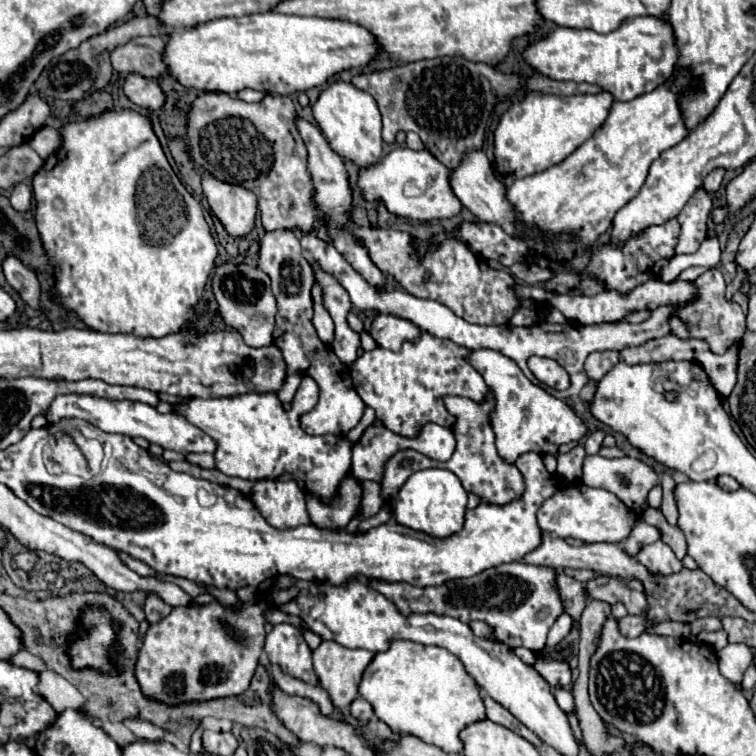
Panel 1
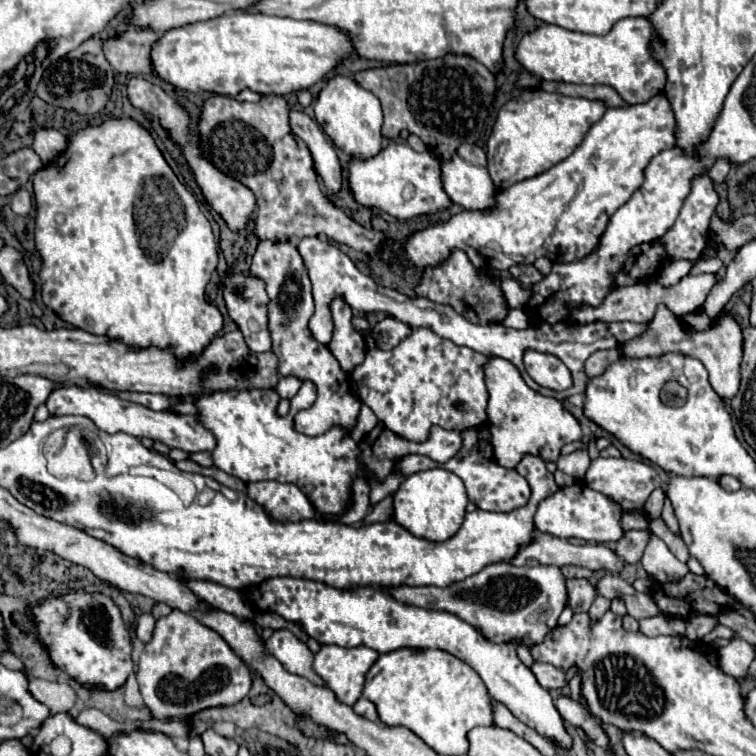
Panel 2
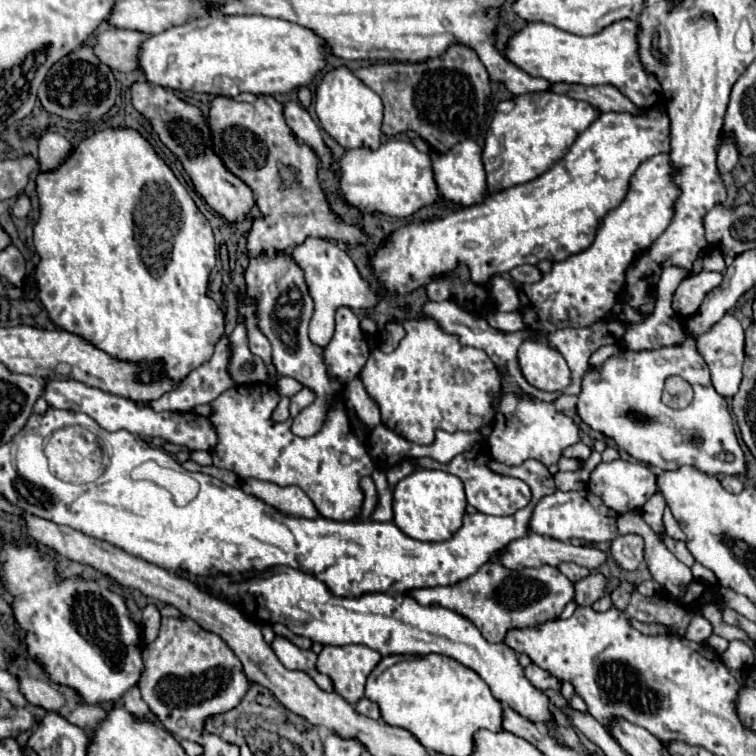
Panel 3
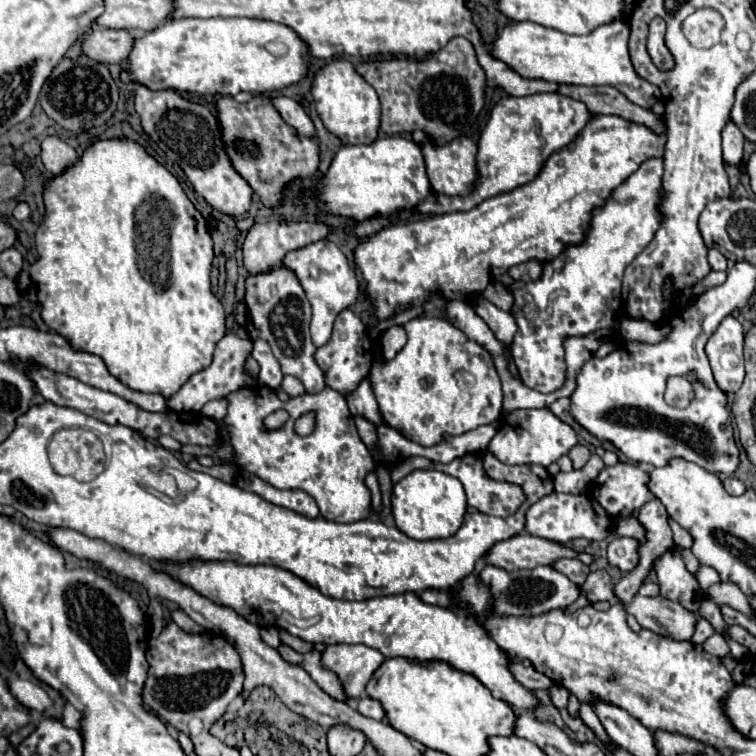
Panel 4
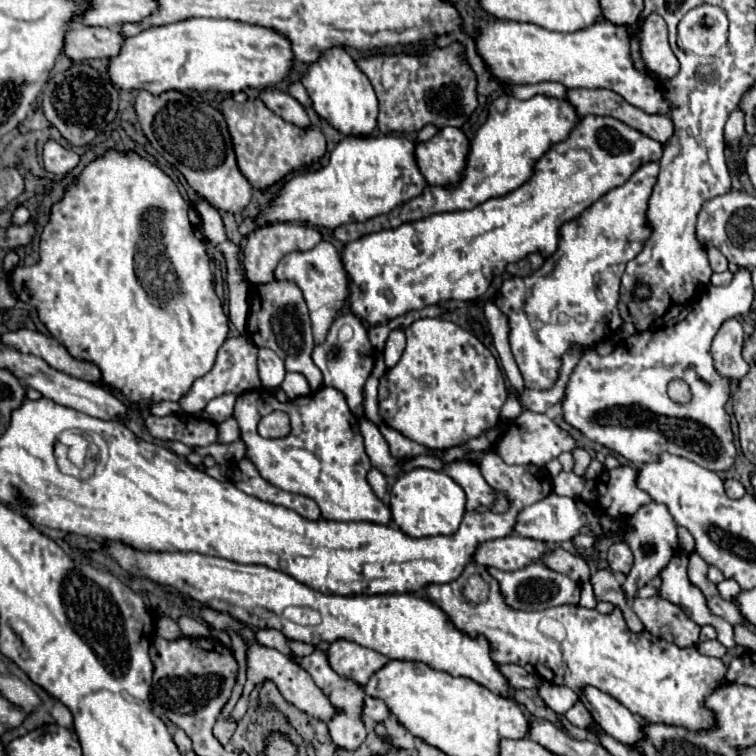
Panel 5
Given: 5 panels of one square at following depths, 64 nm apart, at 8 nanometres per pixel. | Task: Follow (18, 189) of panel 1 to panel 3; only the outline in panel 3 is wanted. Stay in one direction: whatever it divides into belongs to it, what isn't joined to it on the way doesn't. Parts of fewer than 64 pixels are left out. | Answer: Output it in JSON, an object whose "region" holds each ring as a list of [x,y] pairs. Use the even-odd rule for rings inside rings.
{"region":[[[20,194],[14,208],[12,208],[12,212],[14,212],[16,218],[24,218],[30,212],[30,198],[26,194]]]}

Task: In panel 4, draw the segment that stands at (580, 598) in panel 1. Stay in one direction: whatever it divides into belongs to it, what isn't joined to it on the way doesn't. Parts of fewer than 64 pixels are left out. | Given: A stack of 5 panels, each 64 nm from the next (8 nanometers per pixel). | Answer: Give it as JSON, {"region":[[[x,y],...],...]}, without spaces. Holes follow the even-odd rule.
{"region":[[[604,570],[592,572],[586,578],[586,582],[580,586],[580,590],[582,590],[582,594],[588,596],[590,604],[594,604],[598,600],[608,600],[610,604],[618,602],[616,596],[614,596],[614,592],[612,592],[612,580],[610,580],[608,572],[604,572]]]}

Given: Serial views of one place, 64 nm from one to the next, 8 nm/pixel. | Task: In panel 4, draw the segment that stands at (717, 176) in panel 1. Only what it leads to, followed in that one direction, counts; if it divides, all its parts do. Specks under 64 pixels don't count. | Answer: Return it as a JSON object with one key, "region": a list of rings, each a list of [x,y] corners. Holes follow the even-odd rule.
{"region":[[[728,122],[726,128],[722,130],[722,158],[726,166],[738,166],[742,162],[742,146],[744,146],[744,136],[736,128],[736,124]]]}

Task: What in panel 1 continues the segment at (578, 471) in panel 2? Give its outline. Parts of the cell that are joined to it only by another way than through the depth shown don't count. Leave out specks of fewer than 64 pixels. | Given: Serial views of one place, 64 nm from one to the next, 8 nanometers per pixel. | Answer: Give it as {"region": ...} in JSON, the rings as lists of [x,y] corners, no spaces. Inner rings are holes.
{"region":[[[580,444],[566,454],[558,454],[558,474],[570,482],[578,482],[584,456],[586,456],[586,452],[584,452],[584,446],[580,446]]]}

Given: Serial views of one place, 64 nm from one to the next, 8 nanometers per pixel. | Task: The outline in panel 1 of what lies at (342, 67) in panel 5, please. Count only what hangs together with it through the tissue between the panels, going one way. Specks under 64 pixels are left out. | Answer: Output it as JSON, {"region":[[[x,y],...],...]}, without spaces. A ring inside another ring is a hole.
{"region":[[[342,80],[332,82],[330,88],[326,88],[316,100],[312,112],[318,128],[328,138],[330,148],[342,158],[348,158],[358,168],[368,168],[382,158],[382,118],[380,110],[376,108],[376,102],[368,92],[358,90]]]}

